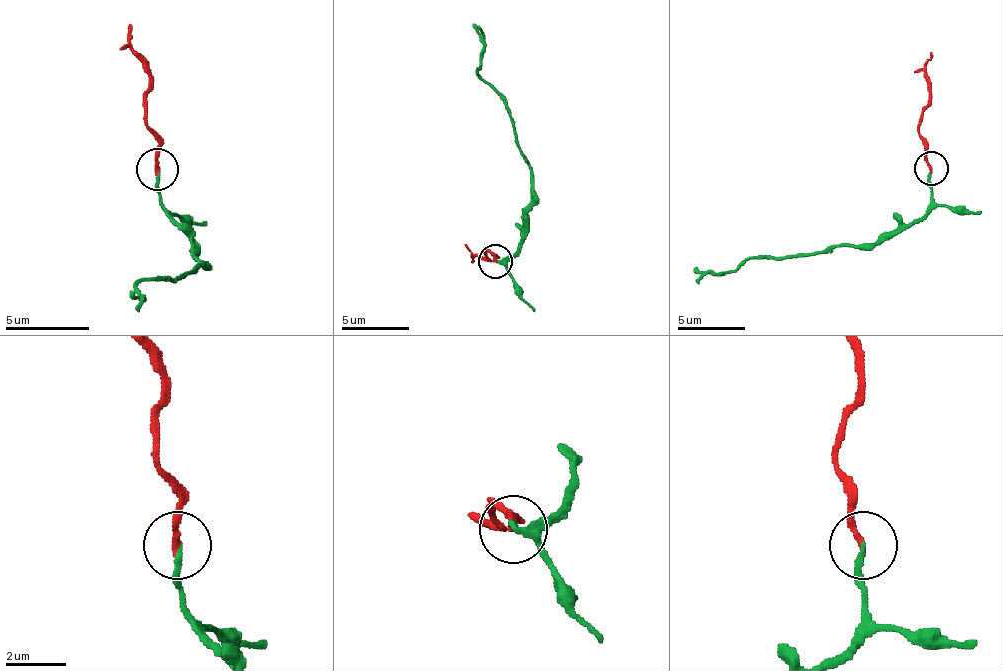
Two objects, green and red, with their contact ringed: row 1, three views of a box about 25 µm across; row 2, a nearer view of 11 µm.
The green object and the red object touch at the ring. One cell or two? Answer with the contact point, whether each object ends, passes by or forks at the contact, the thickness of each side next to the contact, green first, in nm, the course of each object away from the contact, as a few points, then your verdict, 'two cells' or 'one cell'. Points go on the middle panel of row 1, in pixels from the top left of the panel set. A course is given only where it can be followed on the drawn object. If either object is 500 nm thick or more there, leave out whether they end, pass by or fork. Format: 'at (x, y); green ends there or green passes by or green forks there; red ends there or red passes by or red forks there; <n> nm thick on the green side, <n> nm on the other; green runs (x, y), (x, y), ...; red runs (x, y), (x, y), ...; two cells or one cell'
at (495, 261); green ends there; red ends there; 170 nm thick on the green side, 200 nm on the other; green runs (496, 260), (506, 260), (523, 236), (529, 162), (519, 148), (506, 101), (479, 73), (482, 33), (472, 23); red runs (496, 260), (485, 250), (489, 260), (472, 256), (475, 260); two cells

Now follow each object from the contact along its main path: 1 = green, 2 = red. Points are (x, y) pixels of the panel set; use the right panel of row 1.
1: (930, 168), (930, 208), (906, 225), (882, 232), (869, 245), (771, 256), (727, 273), (693, 269)
2: (930, 168), (926, 140), (920, 130), (930, 83), (926, 66), (930, 52)

